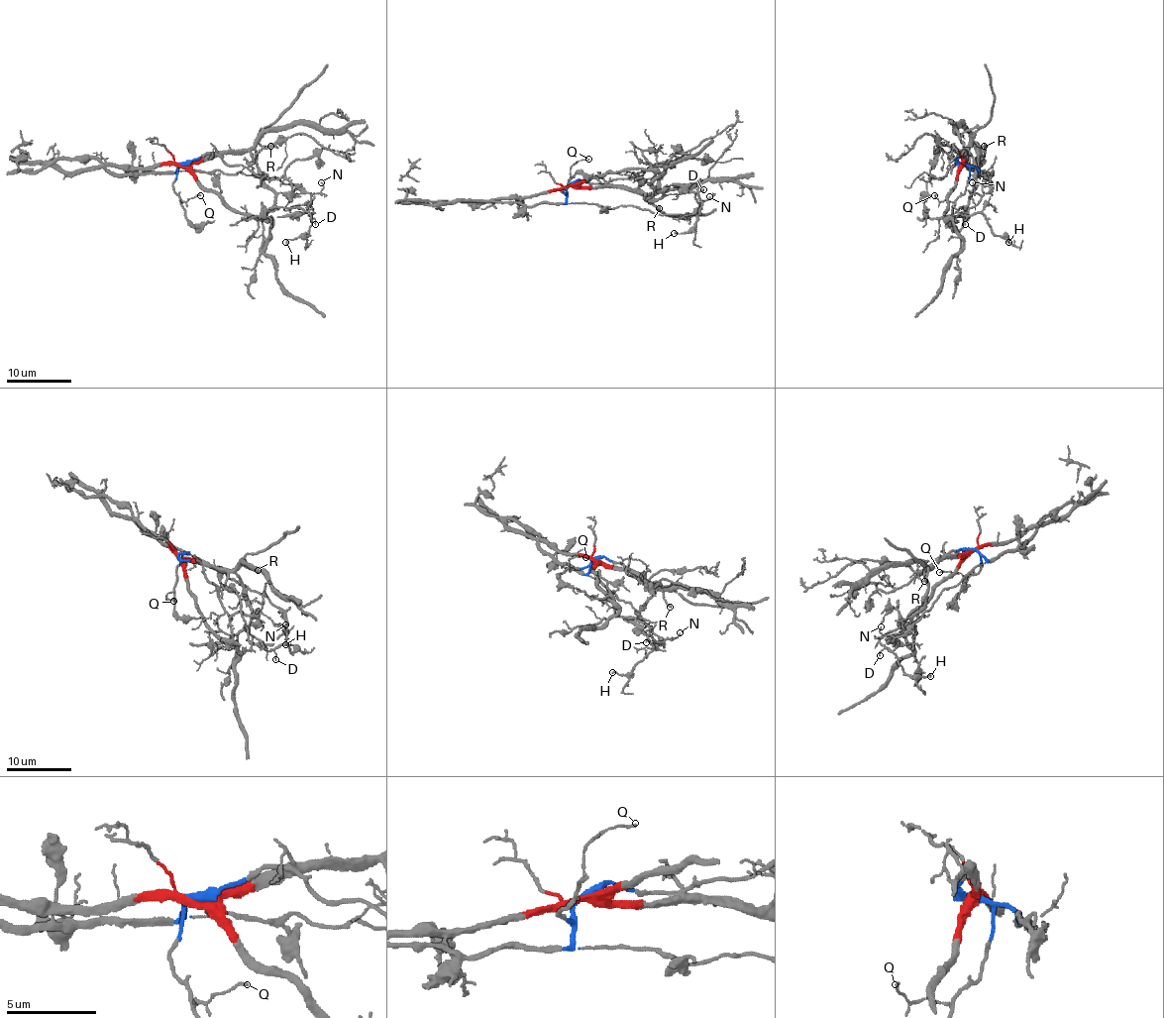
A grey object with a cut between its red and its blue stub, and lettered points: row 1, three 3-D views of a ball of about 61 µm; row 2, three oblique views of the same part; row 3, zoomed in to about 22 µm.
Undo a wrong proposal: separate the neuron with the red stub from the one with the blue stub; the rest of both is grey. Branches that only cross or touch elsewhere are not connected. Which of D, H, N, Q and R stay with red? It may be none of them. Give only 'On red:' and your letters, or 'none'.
On red: D, H, R

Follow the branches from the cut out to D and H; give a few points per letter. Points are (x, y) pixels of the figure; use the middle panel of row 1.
D: (570, 185), (635, 168), (649, 169), (654, 174), (654, 187), (696, 182), (699, 190), (703, 189)
H: (570, 185), (623, 169), (649, 169), (658, 189), (696, 182), (701, 205), (696, 222), (687, 231), (674, 233)

